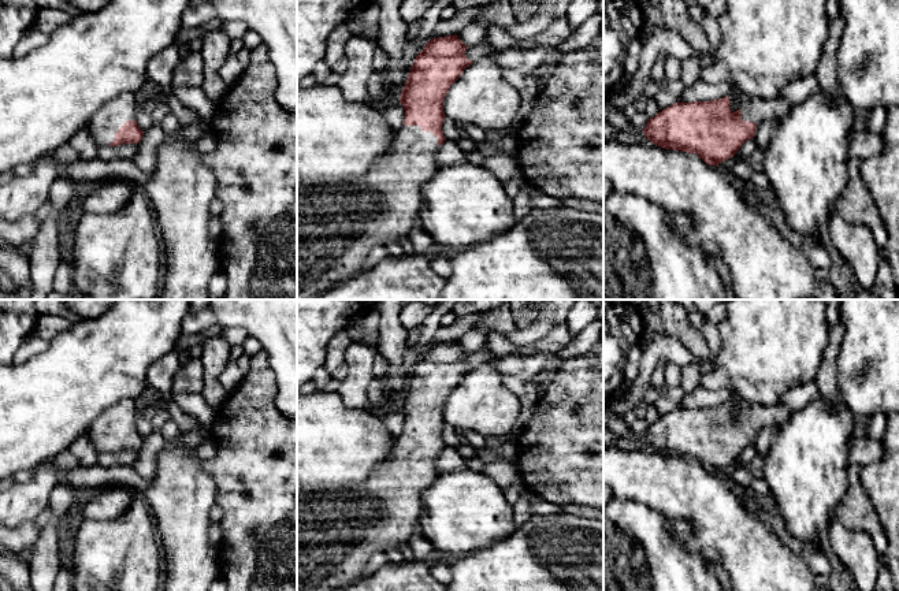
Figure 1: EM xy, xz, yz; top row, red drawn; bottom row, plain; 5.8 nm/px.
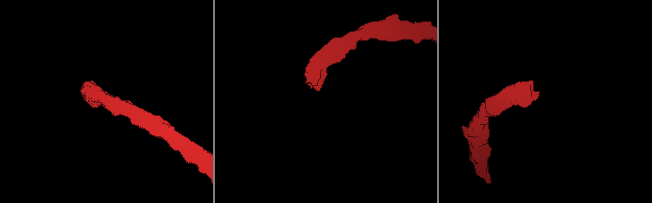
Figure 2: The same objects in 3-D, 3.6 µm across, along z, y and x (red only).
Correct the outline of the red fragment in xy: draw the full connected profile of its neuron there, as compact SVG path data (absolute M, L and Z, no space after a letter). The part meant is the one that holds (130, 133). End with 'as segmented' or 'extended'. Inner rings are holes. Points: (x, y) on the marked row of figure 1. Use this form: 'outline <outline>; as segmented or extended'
outline M123 93L105 103L89 120L86 129L97 146L138 144L144 137L135 120L135 96Z; extended

